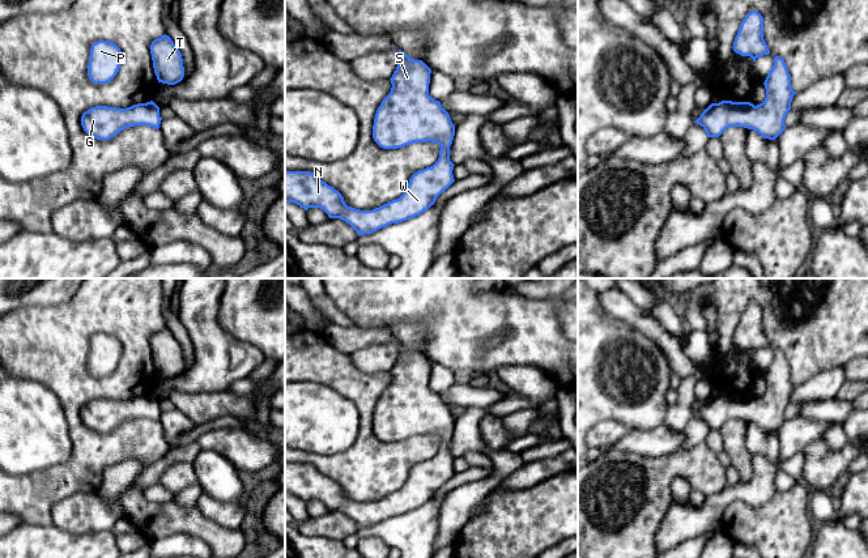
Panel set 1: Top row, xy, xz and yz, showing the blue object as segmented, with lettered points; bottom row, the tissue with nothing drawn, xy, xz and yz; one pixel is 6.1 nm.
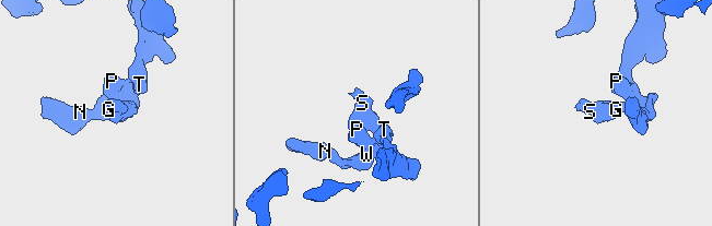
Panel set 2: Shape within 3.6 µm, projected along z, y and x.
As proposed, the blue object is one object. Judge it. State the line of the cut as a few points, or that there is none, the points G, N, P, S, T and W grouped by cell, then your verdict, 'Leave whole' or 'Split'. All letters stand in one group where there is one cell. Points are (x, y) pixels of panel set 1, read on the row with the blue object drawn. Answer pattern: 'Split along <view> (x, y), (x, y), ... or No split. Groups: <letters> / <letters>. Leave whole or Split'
No split. Groups: G N P S T W. Leave whole

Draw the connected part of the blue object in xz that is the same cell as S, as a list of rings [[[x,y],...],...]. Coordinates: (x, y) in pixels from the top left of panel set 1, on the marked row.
[[[399,50],[397,67],[390,78],[391,91],[382,101],[375,114],[373,139],[383,149],[397,149],[413,142],[426,141],[441,145],[438,161],[433,166],[413,174],[405,192],[399,199],[373,210],[359,210],[348,206],[339,191],[312,172],[285,170],[285,203],[294,203],[305,210],[320,208],[329,218],[340,218],[349,223],[358,235],[371,234],[391,223],[407,221],[434,205],[437,197],[455,182],[452,175],[455,165],[450,161],[450,146],[455,136],[455,125],[441,102],[429,95],[430,73],[431,69],[422,60],[410,59]]]

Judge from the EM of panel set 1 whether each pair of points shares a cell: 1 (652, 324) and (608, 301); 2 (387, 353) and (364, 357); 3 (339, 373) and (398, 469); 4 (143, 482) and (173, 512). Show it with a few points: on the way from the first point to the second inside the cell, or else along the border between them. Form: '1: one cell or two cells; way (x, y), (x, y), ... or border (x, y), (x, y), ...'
1: one cell; way (642, 322), (618, 305)
2: one cell; way (382, 357), (369, 357)
3: one cell; way (362, 396), (366, 401), (366, 438), (374, 446)
4: two cells; border (132, 484), (143, 490)

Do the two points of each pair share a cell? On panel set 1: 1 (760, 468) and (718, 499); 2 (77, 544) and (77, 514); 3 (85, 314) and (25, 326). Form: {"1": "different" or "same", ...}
{"1": "same", "2": "different", "3": "same"}

